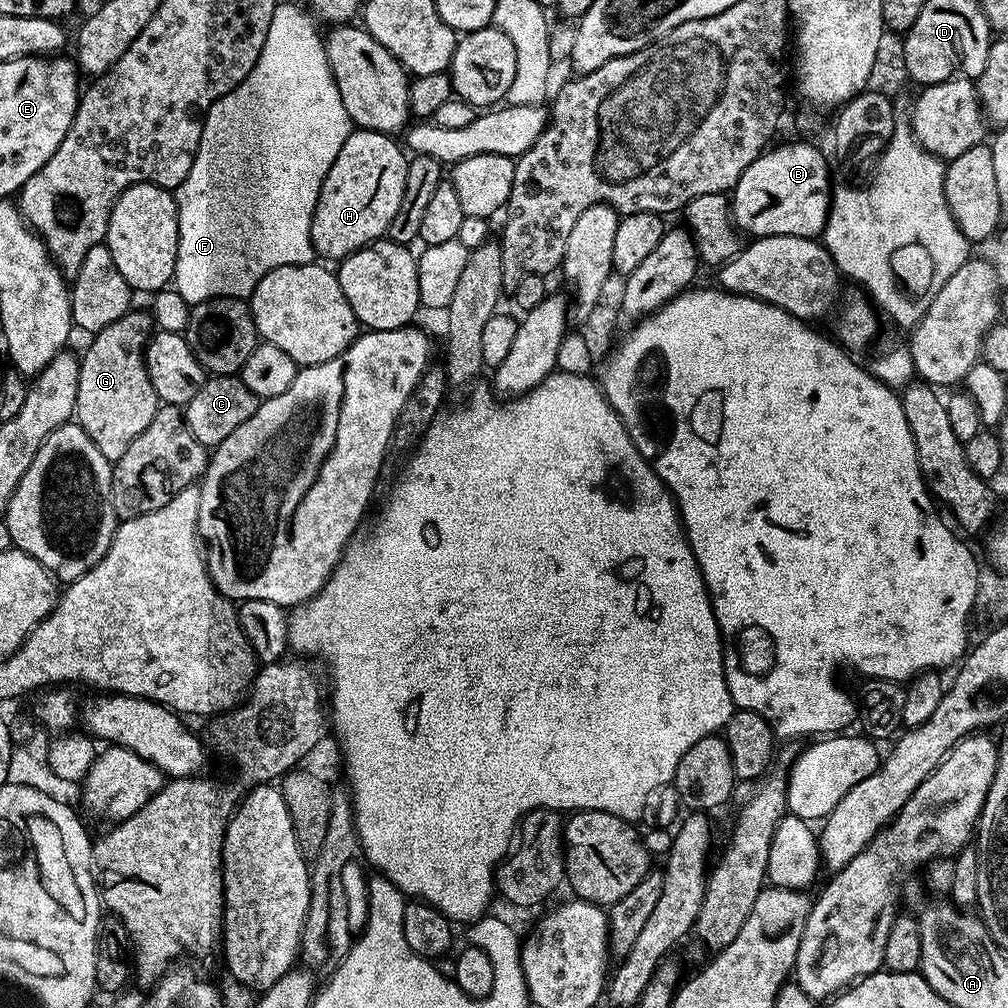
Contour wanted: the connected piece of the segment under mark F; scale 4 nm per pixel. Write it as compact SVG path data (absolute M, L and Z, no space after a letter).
M277 3L274 18L270 18L270 31L266 33L266 46L262 46L262 54L258 54L258 62L254 62L254 70L250 70L250 74L246 74L244 81L234 90L230 90L222 98L218 98L218 102L208 107L208 111L204 114L202 138L194 162L190 166L190 174L186 174L186 178L174 192L180 219L174 289L189 306L201 304L203 300L215 296L251 297L258 282L270 270L278 266L311 264L317 259L314 242L310 238L310 226L314 218L314 210L318 206L318 194L322 190L322 182L326 182L326 174L330 174L330 166L334 166L334 158L338 158L338 150L342 150L342 142L346 142L346 138L353 130L352 119L350 114L346 114L346 106L342 106L342 94L338 94L336 79L328 61L325 37L322 32L320 36L315 22L298 5Z

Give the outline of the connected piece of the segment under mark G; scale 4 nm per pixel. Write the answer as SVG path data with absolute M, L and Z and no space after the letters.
M128 311L118 322L110 322L102 331L91 337L92 345L85 350L84 356L79 357L80 377L78 378L78 398L74 413L75 423L80 425L86 434L90 434L90 442L102 450L102 458L115 461L126 454L130 442L150 426L158 407L156 391L150 382L150 374L146 370L144 349L148 347L149 340L154 335L153 318L147 311Z

